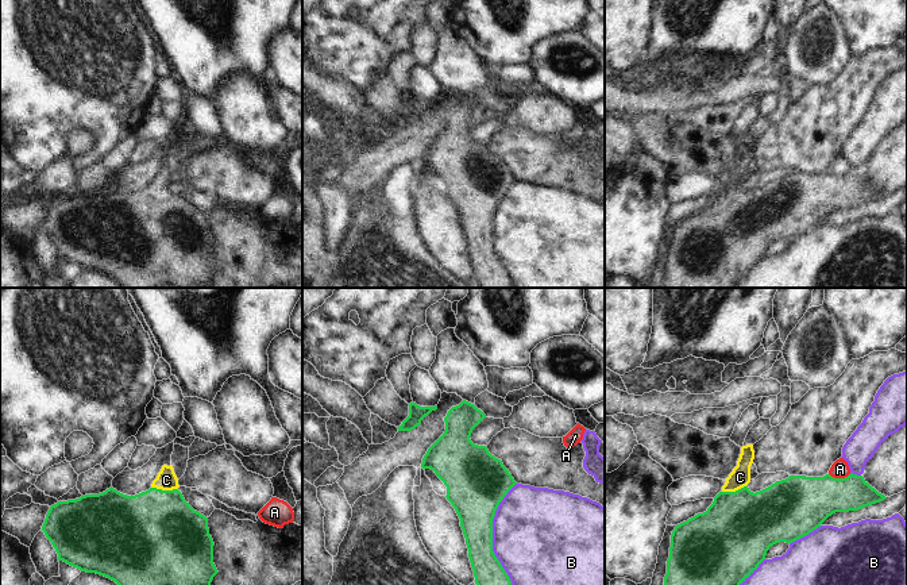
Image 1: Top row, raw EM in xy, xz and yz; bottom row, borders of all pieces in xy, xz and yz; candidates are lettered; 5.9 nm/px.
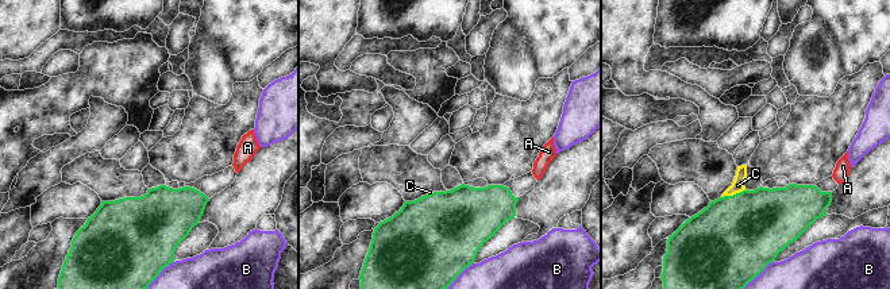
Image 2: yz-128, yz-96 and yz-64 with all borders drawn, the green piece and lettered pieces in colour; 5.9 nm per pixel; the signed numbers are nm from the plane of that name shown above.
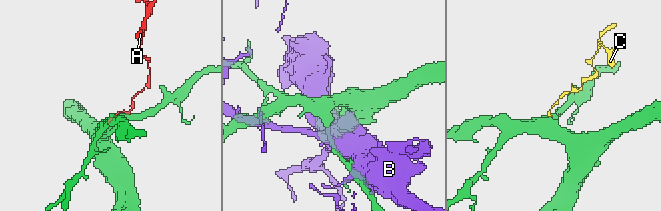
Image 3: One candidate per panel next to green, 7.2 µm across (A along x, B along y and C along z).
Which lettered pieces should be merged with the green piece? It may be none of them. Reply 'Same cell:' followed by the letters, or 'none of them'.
Same cell: C.

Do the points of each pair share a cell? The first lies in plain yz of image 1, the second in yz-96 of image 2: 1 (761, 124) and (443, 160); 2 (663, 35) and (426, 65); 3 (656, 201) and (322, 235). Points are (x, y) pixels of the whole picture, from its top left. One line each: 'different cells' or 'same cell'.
1: same cell
2: different cells
3: same cell

